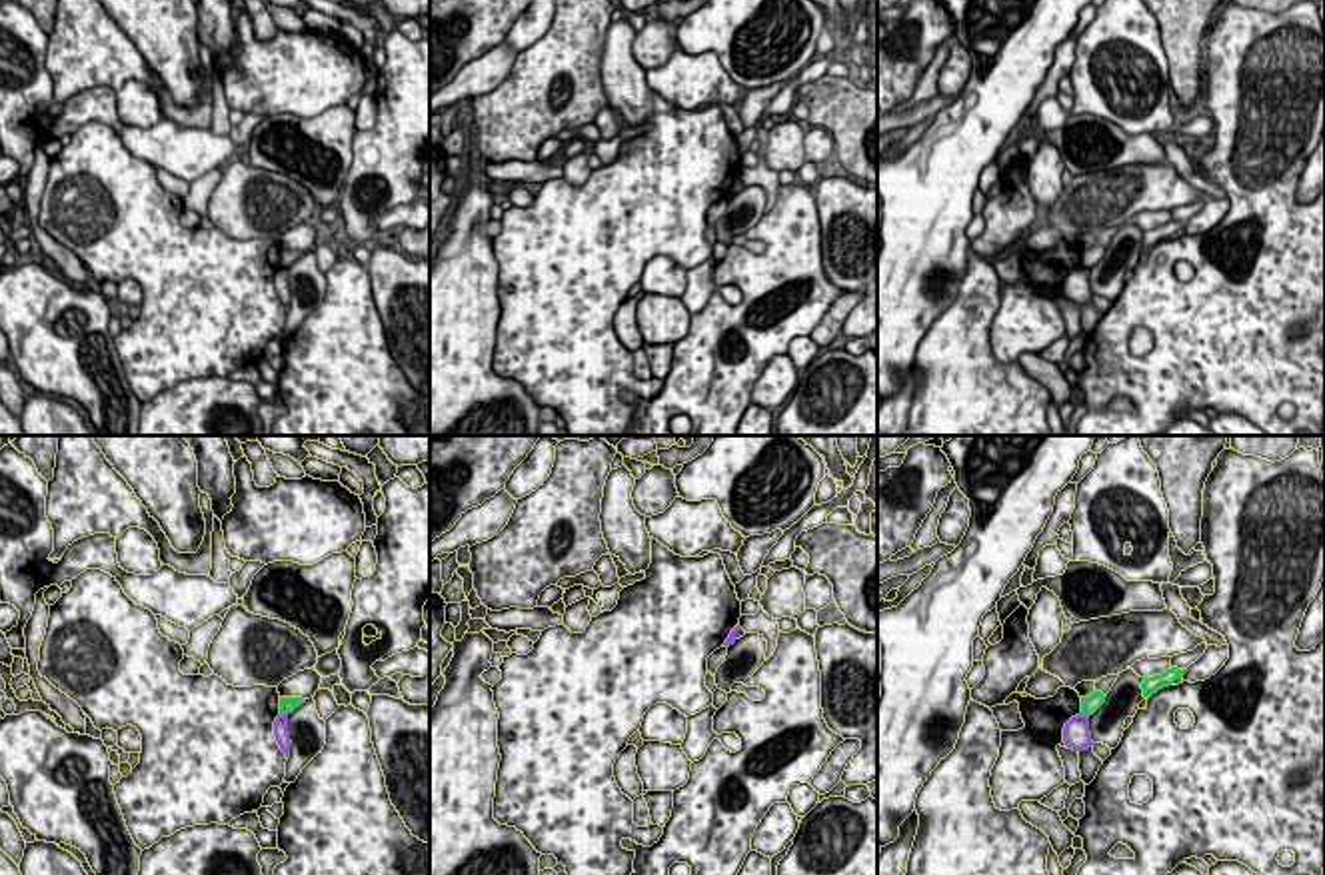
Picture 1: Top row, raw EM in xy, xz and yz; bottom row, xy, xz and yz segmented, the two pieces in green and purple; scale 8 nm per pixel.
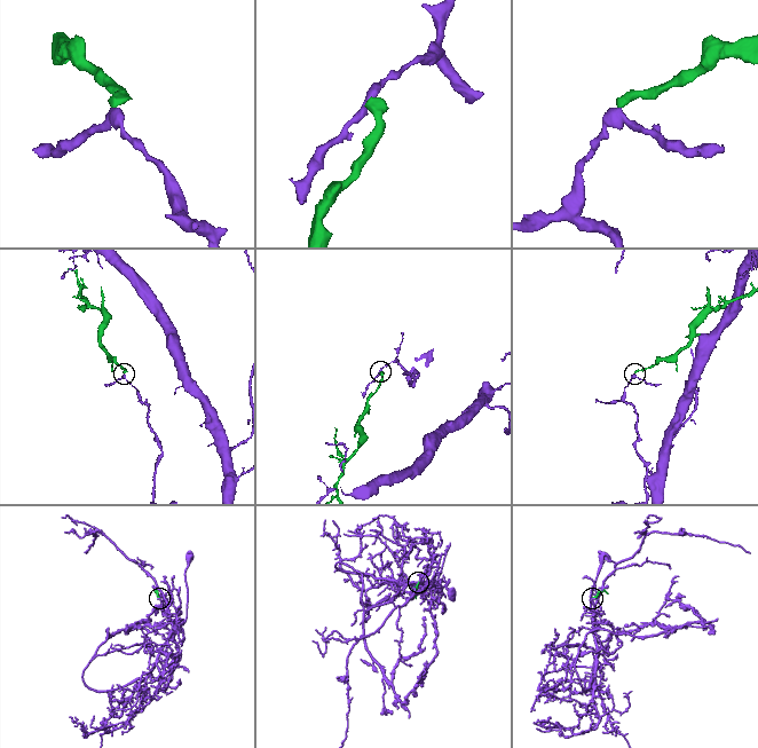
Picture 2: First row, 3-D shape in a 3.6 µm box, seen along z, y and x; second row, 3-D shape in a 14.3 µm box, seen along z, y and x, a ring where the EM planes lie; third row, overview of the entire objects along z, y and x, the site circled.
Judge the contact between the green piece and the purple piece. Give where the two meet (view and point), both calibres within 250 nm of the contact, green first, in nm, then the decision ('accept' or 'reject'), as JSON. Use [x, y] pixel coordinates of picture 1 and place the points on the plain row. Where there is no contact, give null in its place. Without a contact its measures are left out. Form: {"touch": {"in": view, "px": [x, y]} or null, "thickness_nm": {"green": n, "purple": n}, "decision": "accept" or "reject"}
{"touch": {"in": "xy", "px": [284, 266]}, "thickness_nm": {"green": 130, "purple": 130}, "decision": "reject"}

